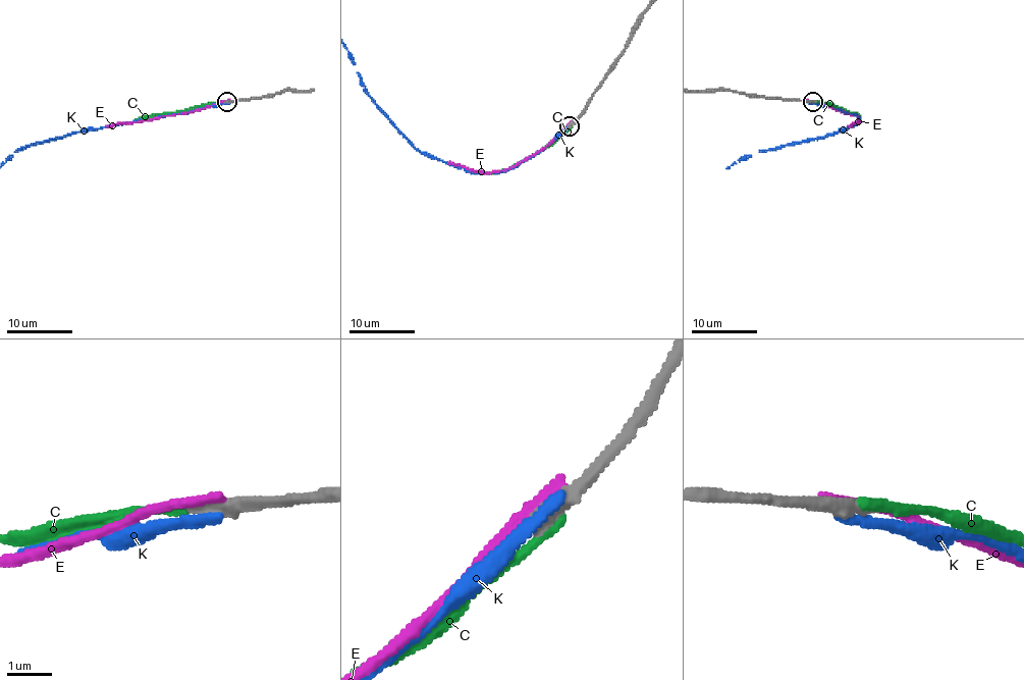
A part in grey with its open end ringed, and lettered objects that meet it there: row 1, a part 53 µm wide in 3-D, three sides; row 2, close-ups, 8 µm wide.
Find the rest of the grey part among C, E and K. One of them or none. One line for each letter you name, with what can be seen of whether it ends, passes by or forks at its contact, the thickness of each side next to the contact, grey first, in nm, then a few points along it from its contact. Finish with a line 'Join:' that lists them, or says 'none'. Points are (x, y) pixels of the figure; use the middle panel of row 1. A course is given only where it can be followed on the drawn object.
Join: none

